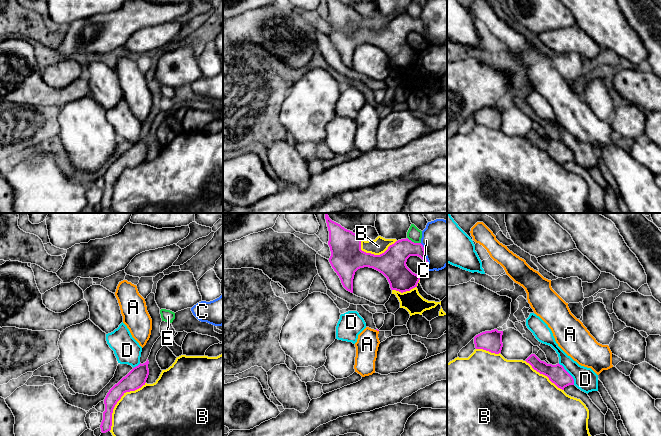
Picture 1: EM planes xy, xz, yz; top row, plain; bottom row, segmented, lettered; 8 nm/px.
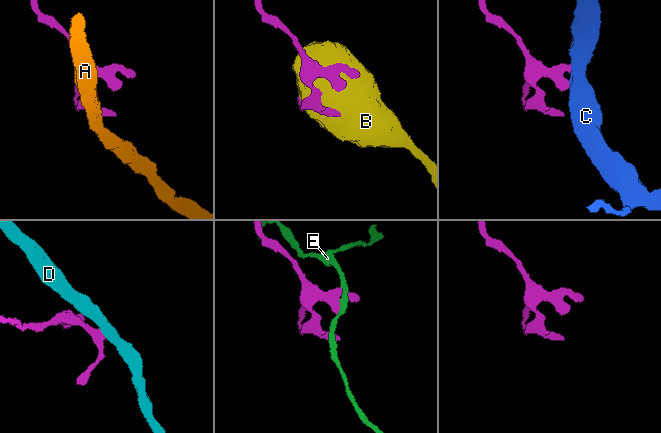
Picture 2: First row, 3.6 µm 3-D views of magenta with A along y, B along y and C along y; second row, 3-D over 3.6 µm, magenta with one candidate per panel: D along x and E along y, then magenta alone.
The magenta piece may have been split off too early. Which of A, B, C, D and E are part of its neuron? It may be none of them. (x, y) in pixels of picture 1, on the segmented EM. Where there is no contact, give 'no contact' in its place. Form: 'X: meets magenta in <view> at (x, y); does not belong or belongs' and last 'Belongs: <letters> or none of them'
A: meets magenta in xz at (377, 330); does not belong
B: meets magenta in xy at (117, 401); does not belong
C: meets magenta in xz at (424, 254); does not belong
D: meets magenta in yz at (568, 373); does not belong
E: meets magenta in xz at (413, 242); does not belong
Belongs: none of them

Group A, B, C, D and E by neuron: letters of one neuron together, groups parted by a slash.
A / B / C / D / E

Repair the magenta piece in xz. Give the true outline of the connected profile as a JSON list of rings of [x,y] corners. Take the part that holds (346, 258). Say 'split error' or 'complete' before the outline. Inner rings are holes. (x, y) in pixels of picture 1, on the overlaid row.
complete; [[[327,213],[325,219],[331,251],[329,262],[347,291],[353,293],[355,272],[364,267],[382,273],[391,290],[403,293],[417,287],[420,276],[413,273],[406,262],[410,256],[418,256],[425,264],[428,263],[421,243],[414,243],[408,238],[401,239],[390,245],[384,253],[374,255],[361,250],[361,239],[355,233],[332,221]]]

